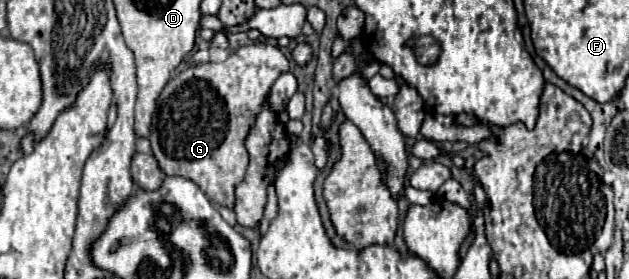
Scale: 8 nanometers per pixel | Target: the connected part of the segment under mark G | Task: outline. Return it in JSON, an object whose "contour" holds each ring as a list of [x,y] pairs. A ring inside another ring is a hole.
{"contour":[[[260,42],[232,52],[224,62],[196,64],[174,74],[164,86],[158,98],[156,114],[152,118],[150,144],[160,170],[166,176],[182,176],[196,182],[214,204],[234,208],[234,188],[244,178],[248,168],[248,150],[244,146],[244,140],[254,126],[254,118],[262,110],[272,82],[288,70],[290,62],[280,52],[280,48]]]}

